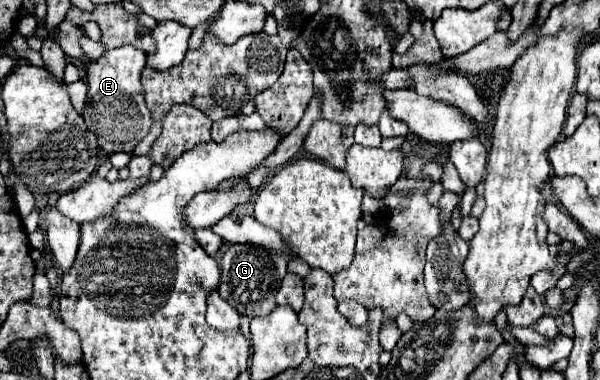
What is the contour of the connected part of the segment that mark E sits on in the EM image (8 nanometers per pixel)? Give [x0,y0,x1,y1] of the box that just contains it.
[82,47,152,153]

